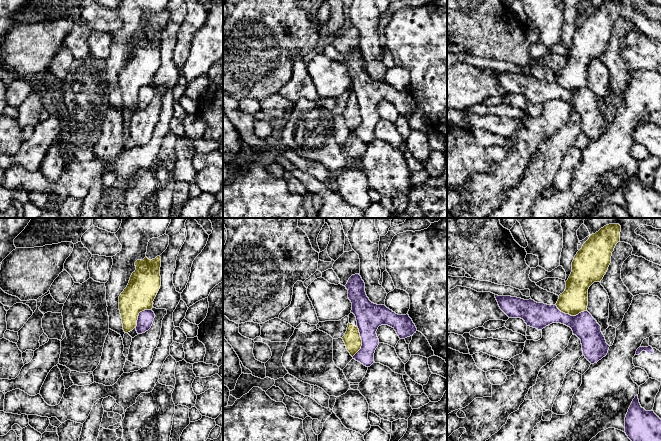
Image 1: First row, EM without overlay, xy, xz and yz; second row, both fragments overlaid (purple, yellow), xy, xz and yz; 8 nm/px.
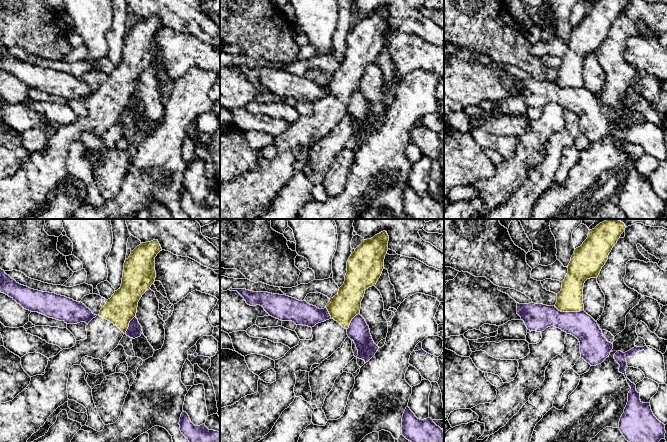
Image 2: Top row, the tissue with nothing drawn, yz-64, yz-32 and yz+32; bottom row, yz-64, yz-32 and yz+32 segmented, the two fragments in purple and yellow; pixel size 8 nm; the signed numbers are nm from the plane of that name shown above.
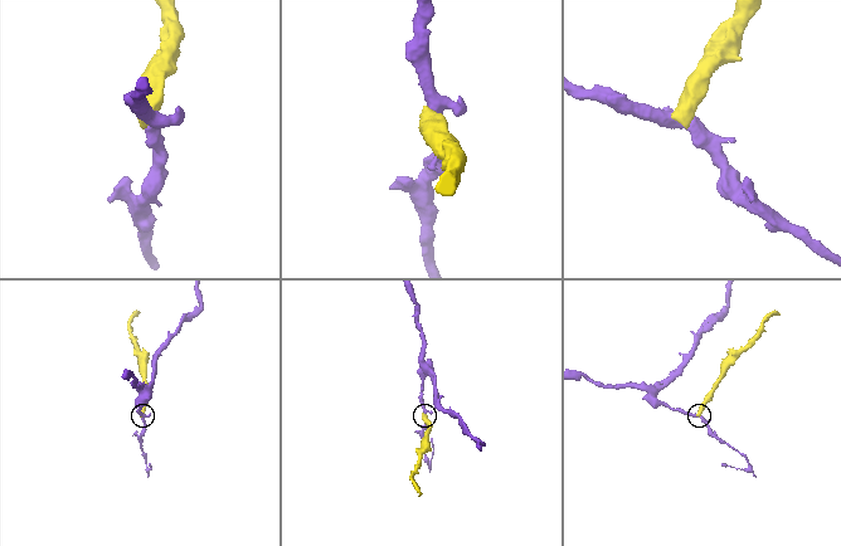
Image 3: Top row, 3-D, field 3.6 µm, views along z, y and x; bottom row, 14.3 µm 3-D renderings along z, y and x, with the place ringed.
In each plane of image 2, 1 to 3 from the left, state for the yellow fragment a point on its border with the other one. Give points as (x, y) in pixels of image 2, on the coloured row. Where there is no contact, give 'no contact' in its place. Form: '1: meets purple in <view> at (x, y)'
1: meets purple in yz-64 at (129, 324)
2: meets purple in yz-32 at (351, 321)
3: meets purple in yz+32 at (569, 312)

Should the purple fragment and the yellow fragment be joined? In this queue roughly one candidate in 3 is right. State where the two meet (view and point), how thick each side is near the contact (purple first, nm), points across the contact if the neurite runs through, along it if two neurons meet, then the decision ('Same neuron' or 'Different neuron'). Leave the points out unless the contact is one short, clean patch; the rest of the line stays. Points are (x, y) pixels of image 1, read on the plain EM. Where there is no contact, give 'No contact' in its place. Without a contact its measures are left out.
Touches purple at yz (570, 91). Thickness 200 nm (purple) against 220 nm. Boundary: yz (555, 81), (561, 87), (571, 91), (577, 91), (586, 87). Different neuron

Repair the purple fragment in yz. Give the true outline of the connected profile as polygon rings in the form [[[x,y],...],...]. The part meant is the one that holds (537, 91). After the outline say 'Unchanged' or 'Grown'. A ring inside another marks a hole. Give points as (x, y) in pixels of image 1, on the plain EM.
[[[495,71],[500,85],[509,94],[521,94],[527,102],[542,106],[552,99],[561,99],[570,103],[582,120],[585,134],[597,139],[609,126],[601,102],[588,87],[571,92],[561,88],[556,81],[537,79],[532,75],[524,76],[511,72]]]. Unchanged

